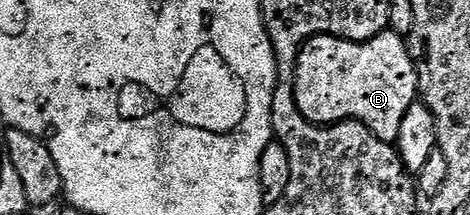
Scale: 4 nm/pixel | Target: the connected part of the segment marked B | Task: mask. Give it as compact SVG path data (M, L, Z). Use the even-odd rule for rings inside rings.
M391 28L385 29L385 34L374 34L363 40L334 34L316 34L309 38L300 47L296 57L296 69L292 71L292 91L298 112L307 122L316 126L330 126L345 120L360 122L370 128L378 140L394 144L398 140L398 128L402 128L402 116L406 116L418 98L416 65L412 63L407 41L401 35L394 33Z

